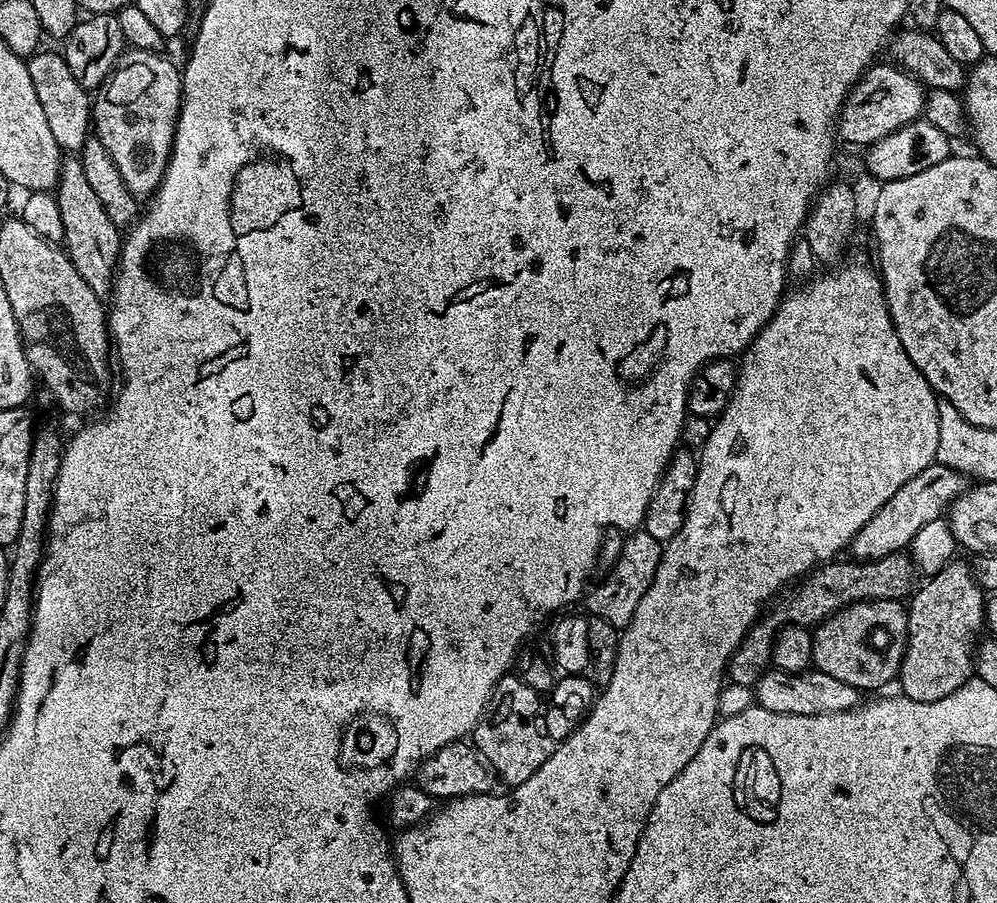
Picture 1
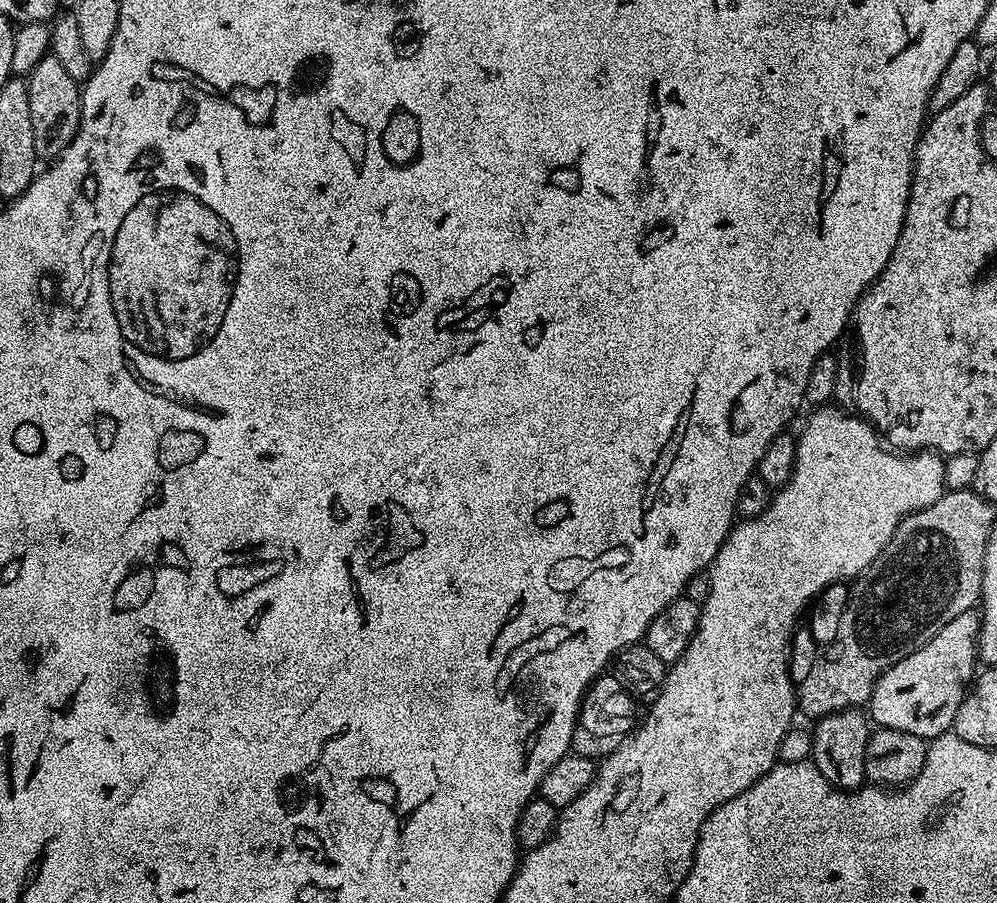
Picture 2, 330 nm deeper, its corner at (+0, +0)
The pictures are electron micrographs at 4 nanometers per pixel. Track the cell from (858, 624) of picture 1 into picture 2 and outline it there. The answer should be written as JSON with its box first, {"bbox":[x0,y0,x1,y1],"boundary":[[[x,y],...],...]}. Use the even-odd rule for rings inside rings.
{"bbox":[866,611,980,742],"boundary":[[[975,611],[958,614],[958,618],[946,622],[934,638],[914,650],[914,654],[906,654],[893,668],[881,672],[866,705],[871,723],[918,734],[929,742],[949,731],[978,668],[976,635],[979,632],[980,617]]]}

